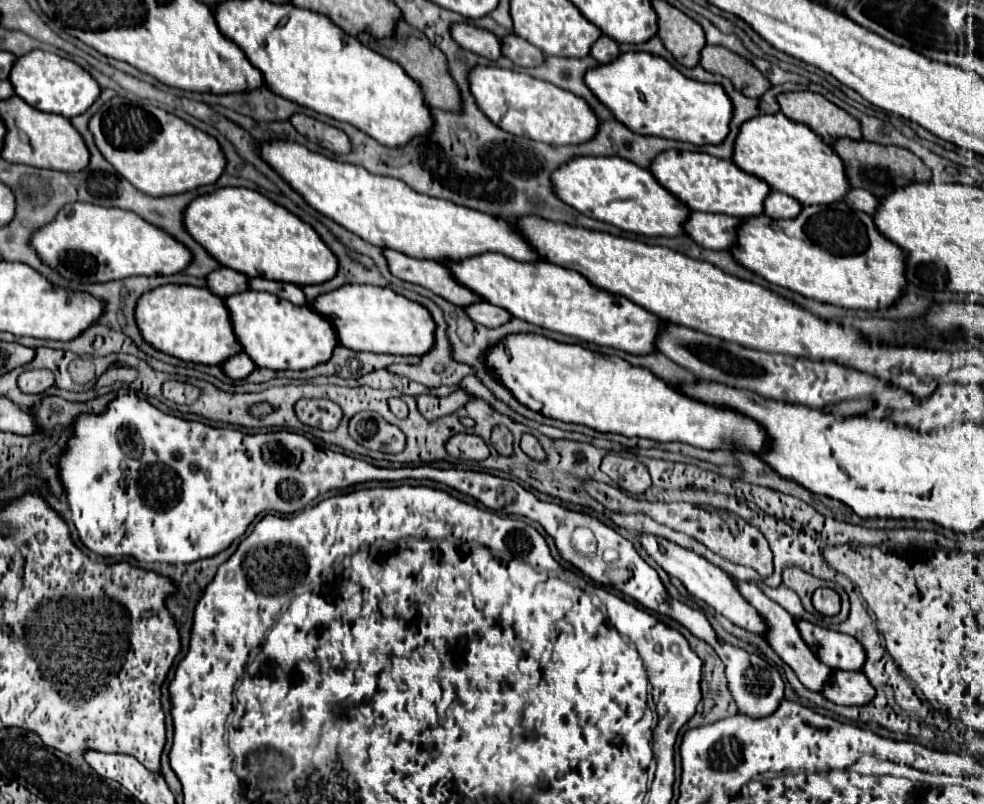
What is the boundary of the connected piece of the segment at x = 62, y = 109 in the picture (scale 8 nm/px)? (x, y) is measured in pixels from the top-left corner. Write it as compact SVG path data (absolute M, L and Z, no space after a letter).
M32 50L16 58L8 74L8 82L14 86L14 94L24 98L26 104L44 112L60 114L64 118L72 118L86 112L100 94L98 82L84 68L80 68L72 60L60 58L58 54L44 50Z

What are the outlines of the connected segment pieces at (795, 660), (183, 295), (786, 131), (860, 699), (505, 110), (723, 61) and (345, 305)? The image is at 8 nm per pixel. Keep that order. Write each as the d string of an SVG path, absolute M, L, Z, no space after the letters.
M736 580L736 584L738 584L738 590L740 590L740 594L760 612L760 616L766 620L766 624L768 624L768 632L766 632L766 640L768 640L768 644L774 648L774 652L796 672L796 676L798 676L798 680L808 688L808 690L812 690L812 692L820 692L822 690L822 686L826 684L826 678L830 678L830 674L834 672L834 670L830 670L824 662L818 662L818 658L814 656L814 652L812 650L808 650L808 646L806 646L806 642L802 640L802 636L798 634L798 626L796 626L796 620L794 620L794 616L792 614L788 614L780 604L776 604L774 600L770 600L756 584L750 584L750 582L738 582Z
M186 284L158 286L144 292L136 304L136 326L152 348L194 364L222 364L230 356L242 352L230 326L230 316L224 300L208 288L194 288Z
M776 112L776 114L770 114L770 116L764 114L764 116L758 116L758 118L752 118L750 122L744 122L740 126L738 138L734 142L732 162L742 172L752 174L752 176L768 182L768 186L772 190L778 190L778 192L784 192L788 196L794 196L802 206L808 206L808 204L830 204L830 202L840 200L848 192L844 164L834 154L834 150L830 146L826 146L808 126L792 122L782 112Z
M836 670L822 694L840 706L866 706L866 702L874 700L874 686L870 686L864 672Z
M476 66L468 72L468 84L476 106L482 108L482 114L510 134L534 138L536 142L546 142L552 146L582 144L596 134L598 120L590 106L582 98L550 82L504 68Z
M706 46L700 54L700 66L706 72L730 78L734 88L742 90L742 94L748 98L760 98L770 88L770 82L750 62L726 50L724 46Z
M346 284L334 292L318 296L308 306L330 320L340 346L356 352L422 356L434 344L434 322L430 318L430 312L418 302L400 296L390 288Z

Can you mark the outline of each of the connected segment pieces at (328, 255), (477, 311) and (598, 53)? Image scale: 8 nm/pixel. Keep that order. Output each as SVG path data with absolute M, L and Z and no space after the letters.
M216 188L210 194L198 196L190 206L182 212L182 222L186 232L222 266L232 268L248 278L266 278L278 282L292 282L298 286L320 284L336 276L336 256L328 250L328 246L320 240L320 236L304 224L298 216L288 212L286 208L274 204L266 196L248 190L248 188Z
M476 302L476 304L470 304L464 308L468 318L476 324L482 324L482 326L490 326L490 328L498 328L502 326L510 314L498 306L492 306L488 302Z
M600 36L600 38L592 44L592 48L590 48L590 56L592 56L594 60L598 60L598 64L608 64L608 62L612 62L618 54L620 54L620 52L618 52L618 42L614 42L614 40L608 38L608 36Z

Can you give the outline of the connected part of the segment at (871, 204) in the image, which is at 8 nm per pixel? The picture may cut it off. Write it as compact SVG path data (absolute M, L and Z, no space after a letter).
M850 190L844 196L844 202L846 202L846 206L850 206L854 210L862 210L866 214L874 214L876 206L878 206L878 200L868 190Z

